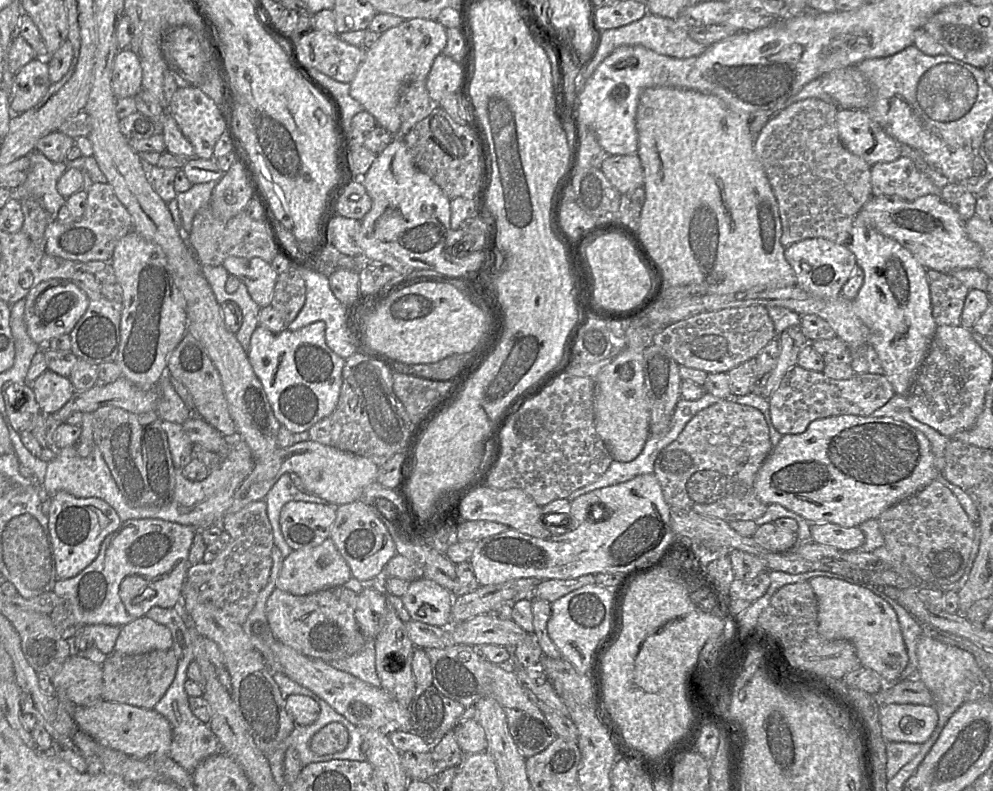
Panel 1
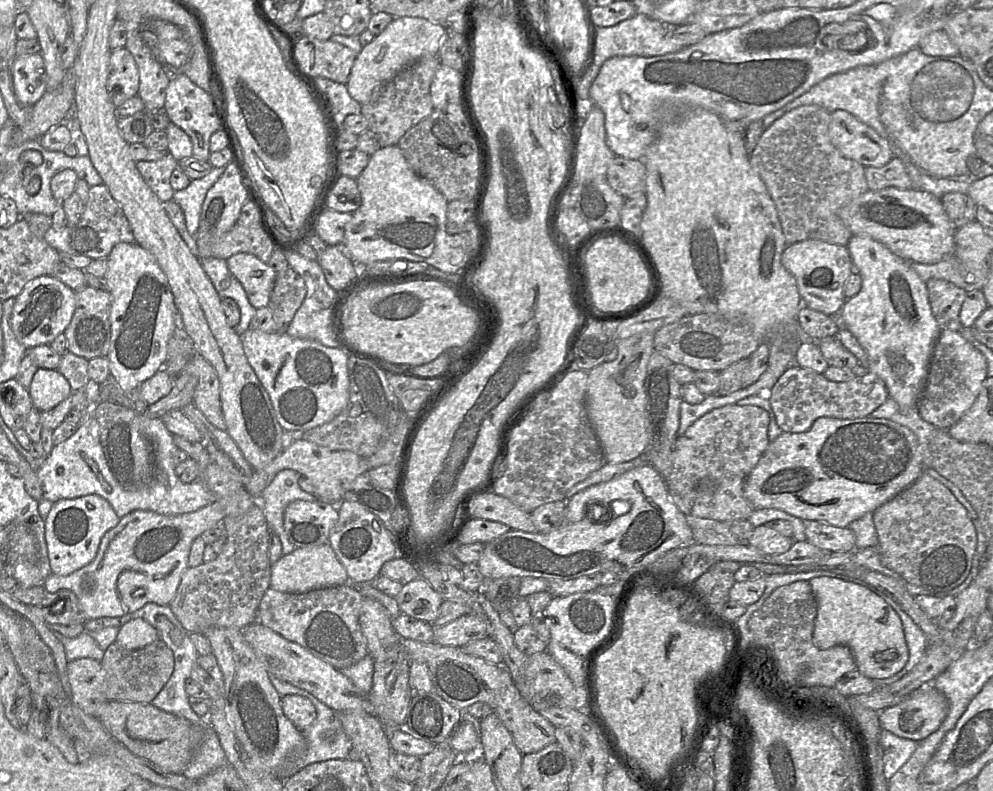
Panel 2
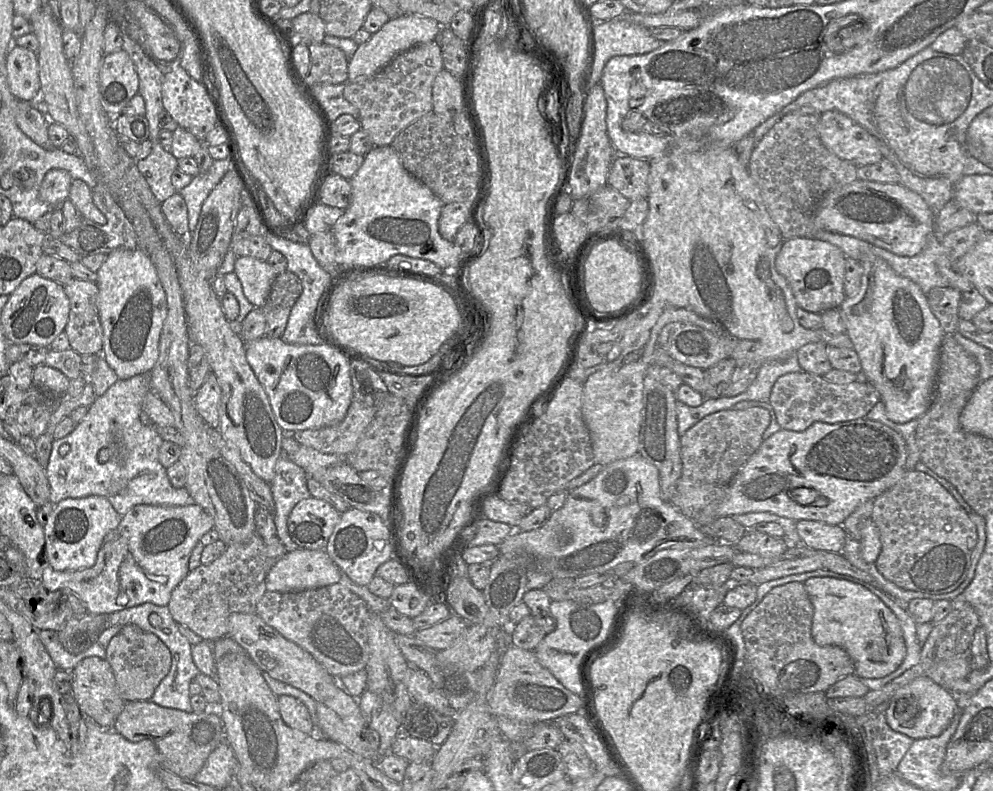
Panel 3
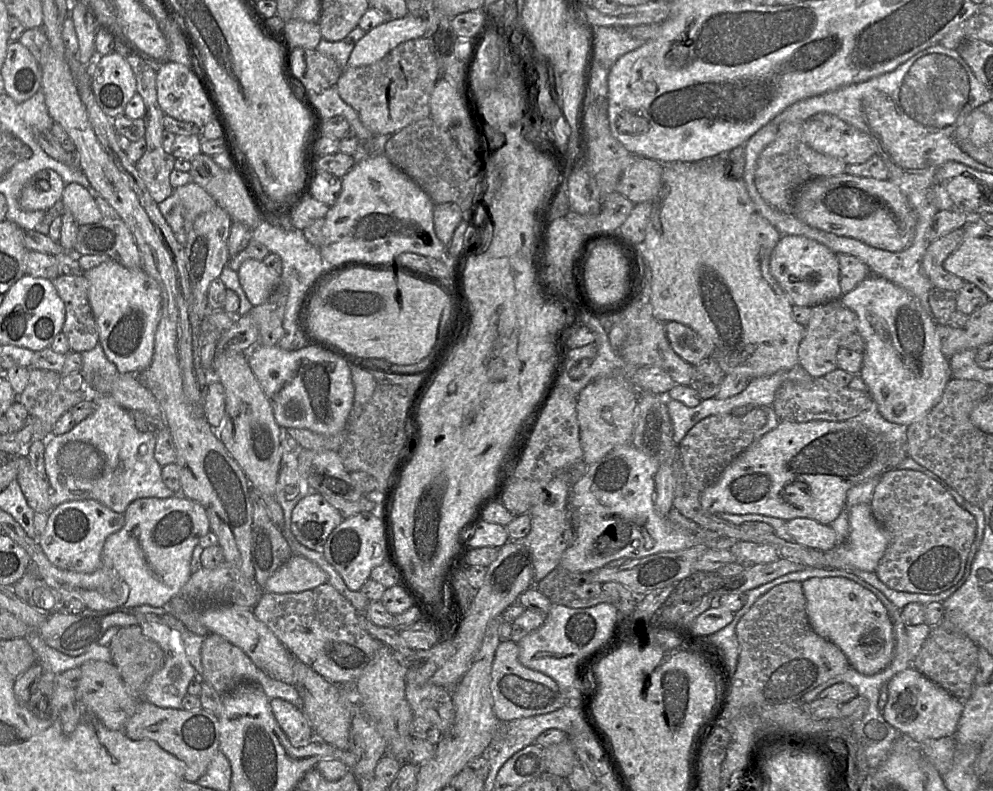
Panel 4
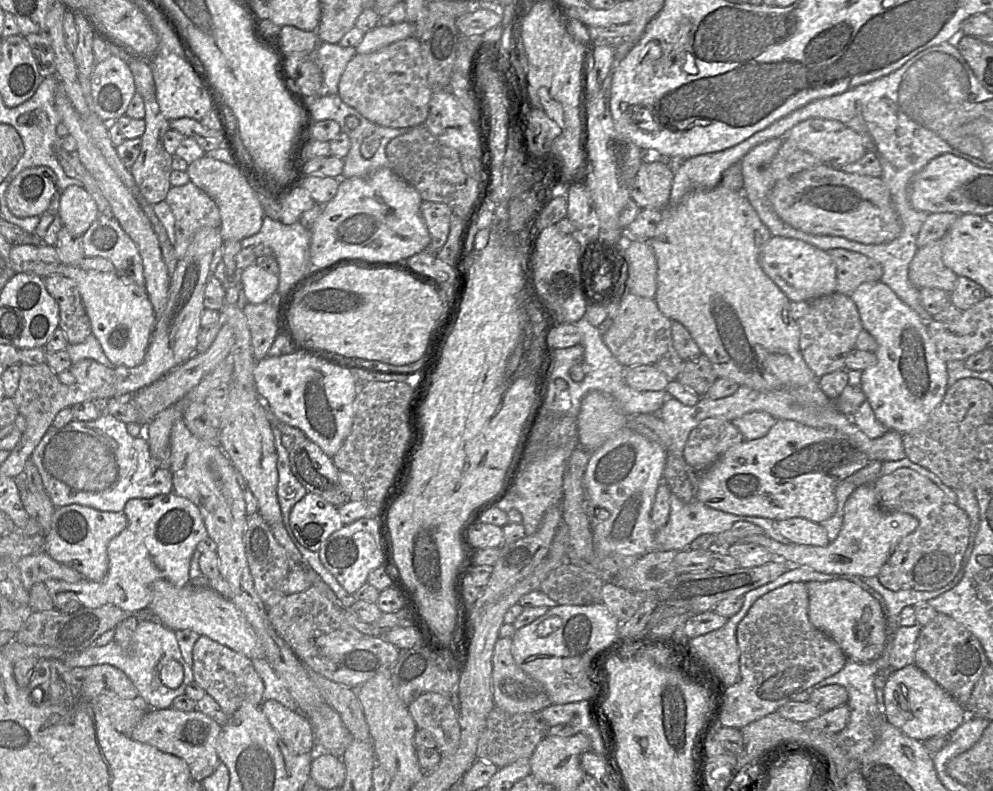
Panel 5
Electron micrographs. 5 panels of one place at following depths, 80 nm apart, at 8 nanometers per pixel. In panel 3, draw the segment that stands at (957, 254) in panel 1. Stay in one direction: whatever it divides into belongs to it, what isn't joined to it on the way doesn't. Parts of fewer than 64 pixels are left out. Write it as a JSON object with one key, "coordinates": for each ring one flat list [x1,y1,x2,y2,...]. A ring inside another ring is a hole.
{"coordinates":[[860,179,829,191,818,206,815,219,819,228,864,240,904,257,920,253,934,231,934,214,917,193,901,184]]}

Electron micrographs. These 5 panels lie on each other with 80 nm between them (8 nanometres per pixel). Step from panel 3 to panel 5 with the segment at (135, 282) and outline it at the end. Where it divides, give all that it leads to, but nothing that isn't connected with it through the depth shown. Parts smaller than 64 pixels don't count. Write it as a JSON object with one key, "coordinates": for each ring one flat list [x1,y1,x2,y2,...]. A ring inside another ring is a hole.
{"coordinates":[[36,262,33,264,31,272,26,274,35,274,42,278,60,274,74,280,90,322,91,332,100,343,100,346,108,360,114,366,125,367,135,367,143,361,155,325,155,312,147,295,145,286,140,286,116,272,86,271,79,266,72,266,63,263,52,264]]}

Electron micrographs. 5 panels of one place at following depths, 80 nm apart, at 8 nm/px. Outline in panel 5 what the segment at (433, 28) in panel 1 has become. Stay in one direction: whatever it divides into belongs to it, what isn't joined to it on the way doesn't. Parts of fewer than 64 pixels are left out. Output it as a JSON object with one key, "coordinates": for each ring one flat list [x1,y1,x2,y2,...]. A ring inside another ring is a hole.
{"coordinates":[[406,20,390,26,377,25,364,34,362,41,356,47,356,53,368,54,414,34,415,28]]}

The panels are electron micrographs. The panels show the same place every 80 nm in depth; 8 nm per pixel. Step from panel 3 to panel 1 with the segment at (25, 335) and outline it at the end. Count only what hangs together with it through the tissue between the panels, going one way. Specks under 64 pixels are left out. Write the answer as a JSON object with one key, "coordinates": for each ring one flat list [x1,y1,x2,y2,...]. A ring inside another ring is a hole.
{"coordinates":[[51,279,34,287,25,298,24,320,30,338,40,346,63,334,69,334,85,313,89,298,72,281]]}

